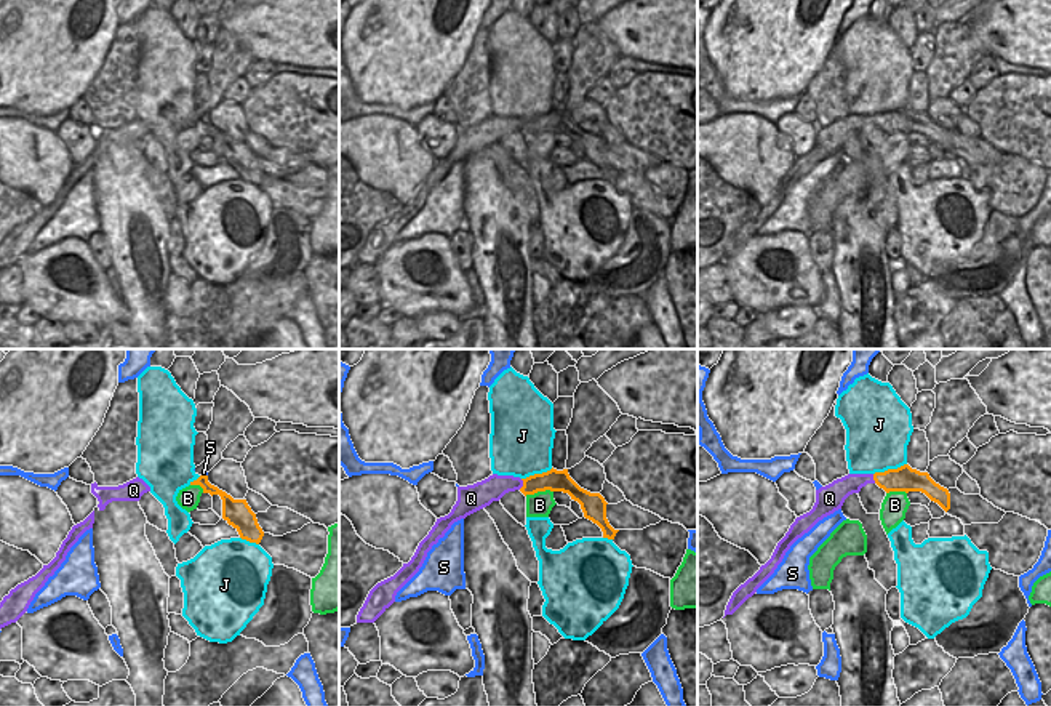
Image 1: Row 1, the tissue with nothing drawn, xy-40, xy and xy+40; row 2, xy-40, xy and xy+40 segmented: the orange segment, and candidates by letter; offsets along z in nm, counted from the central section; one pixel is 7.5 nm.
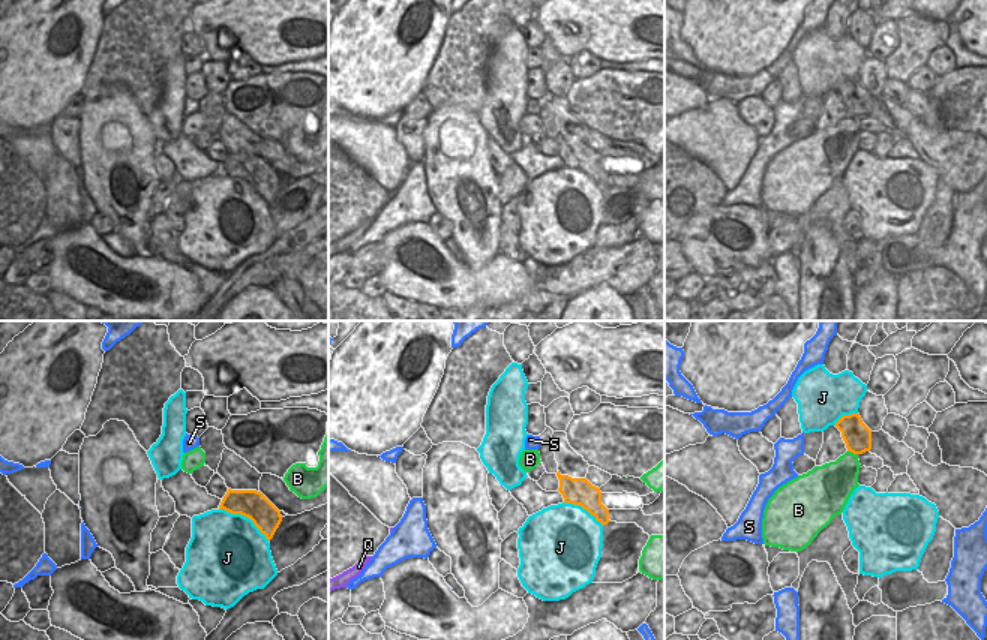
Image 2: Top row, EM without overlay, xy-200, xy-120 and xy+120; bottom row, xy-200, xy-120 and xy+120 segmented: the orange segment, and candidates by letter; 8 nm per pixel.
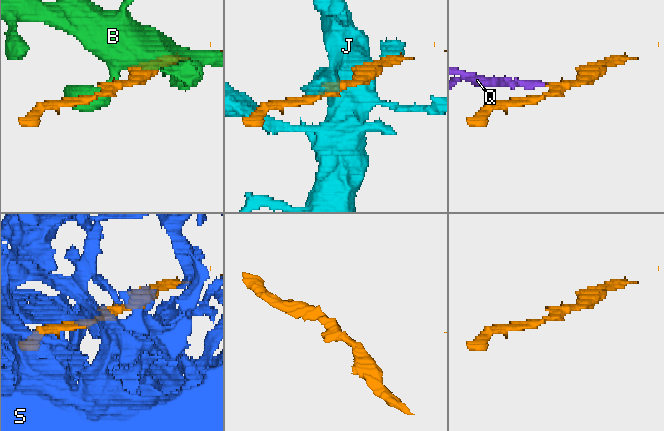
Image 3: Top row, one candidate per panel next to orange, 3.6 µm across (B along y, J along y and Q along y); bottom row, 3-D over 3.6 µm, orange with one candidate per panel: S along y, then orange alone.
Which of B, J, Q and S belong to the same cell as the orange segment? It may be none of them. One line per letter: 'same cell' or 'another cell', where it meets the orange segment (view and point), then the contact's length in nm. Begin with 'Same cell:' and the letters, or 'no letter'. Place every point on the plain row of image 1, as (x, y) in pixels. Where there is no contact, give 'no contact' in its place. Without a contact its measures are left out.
Same cell: no letter
B: another cell; contact xy (538, 132); length 220 nm
J: another cell; contact xy+40 (890, 111); length 260 nm
Q: another cell; contact xy (523, 125); length 90 nm
S: another cell; contact xy-40 (205, 117); length 50 nm

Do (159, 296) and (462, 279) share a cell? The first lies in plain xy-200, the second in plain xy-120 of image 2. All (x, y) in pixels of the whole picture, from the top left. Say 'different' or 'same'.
same

